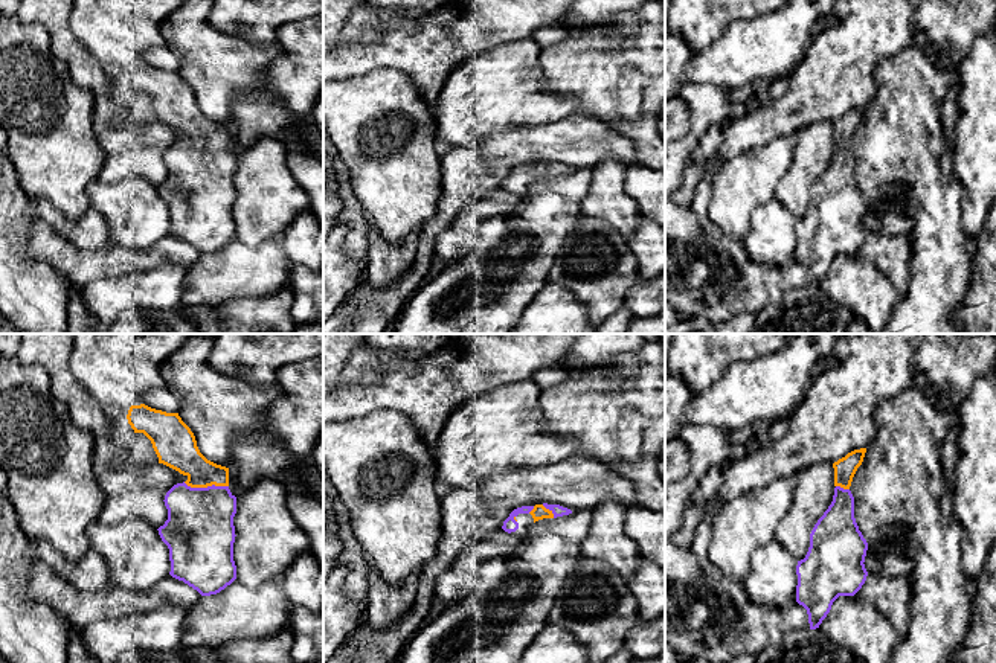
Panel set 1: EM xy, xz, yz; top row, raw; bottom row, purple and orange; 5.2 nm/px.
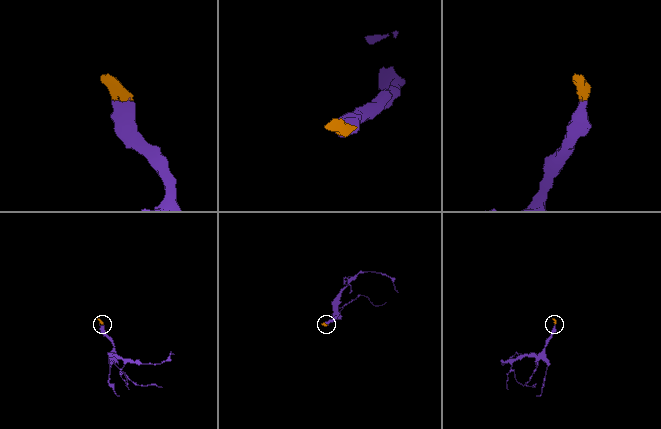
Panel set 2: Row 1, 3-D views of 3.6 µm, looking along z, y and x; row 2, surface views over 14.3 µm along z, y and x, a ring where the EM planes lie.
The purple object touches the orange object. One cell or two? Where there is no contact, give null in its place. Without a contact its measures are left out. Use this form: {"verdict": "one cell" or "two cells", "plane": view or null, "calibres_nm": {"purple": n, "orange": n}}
{"verdict": "one cell", "plane": "xy", "calibres_nm": {"purple": 360, "orange": 200}}

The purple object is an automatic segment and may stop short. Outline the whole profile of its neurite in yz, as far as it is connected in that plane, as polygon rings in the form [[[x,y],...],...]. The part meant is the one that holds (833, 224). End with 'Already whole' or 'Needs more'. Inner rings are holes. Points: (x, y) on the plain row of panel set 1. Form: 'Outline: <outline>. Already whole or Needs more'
Outline: [[[866,107],[833,122],[834,154],[810,192],[810,206],[798,219],[796,261],[807,268],[810,288],[819,287],[839,255],[854,255],[866,239],[868,201],[854,177],[853,136]]]. Needs more

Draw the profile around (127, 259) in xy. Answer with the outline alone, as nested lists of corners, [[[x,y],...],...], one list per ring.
[[[35,207],[31,210],[27,255],[52,265],[79,290],[98,277],[154,270],[165,264],[180,264],[191,268],[201,256],[197,248],[171,233],[149,248],[113,245],[88,251],[56,233],[40,218]]]

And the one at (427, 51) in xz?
[[[462,0],[450,2],[421,21],[392,20],[383,24],[378,38],[368,44],[343,44],[323,56],[323,82],[366,75],[375,69],[401,72],[432,107],[450,72],[474,55],[500,44],[531,37],[545,24],[560,23],[572,0]]]

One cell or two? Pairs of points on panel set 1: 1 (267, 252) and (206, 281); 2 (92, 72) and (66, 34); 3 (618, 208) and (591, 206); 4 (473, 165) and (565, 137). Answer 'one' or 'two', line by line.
1: one
2: one
3: one
4: one

